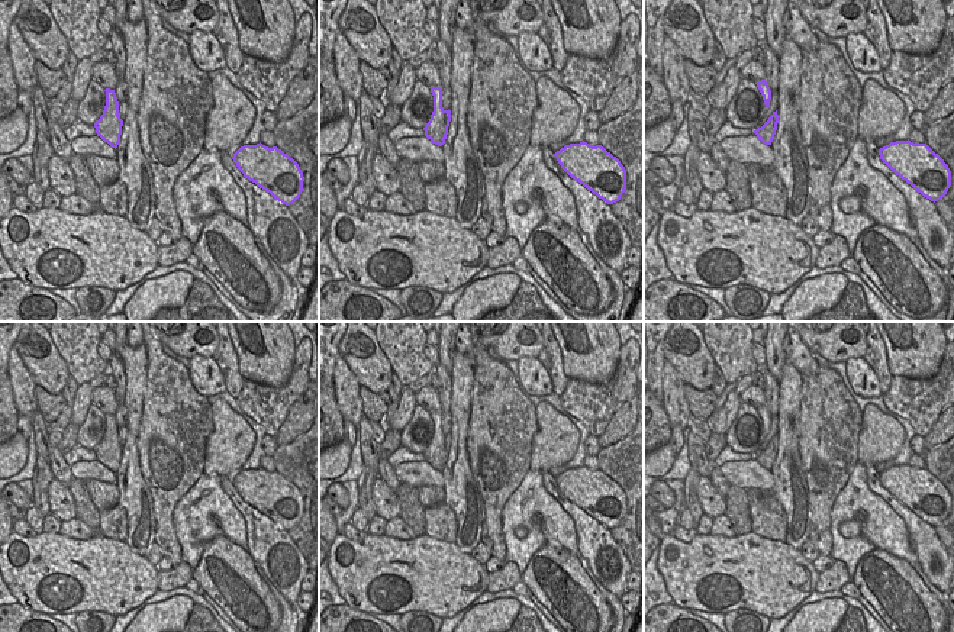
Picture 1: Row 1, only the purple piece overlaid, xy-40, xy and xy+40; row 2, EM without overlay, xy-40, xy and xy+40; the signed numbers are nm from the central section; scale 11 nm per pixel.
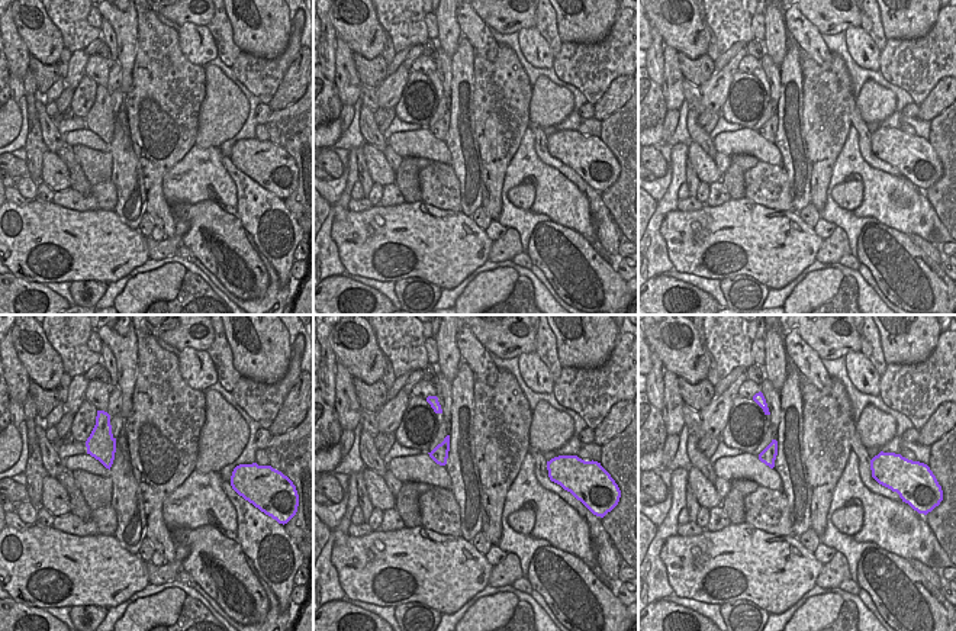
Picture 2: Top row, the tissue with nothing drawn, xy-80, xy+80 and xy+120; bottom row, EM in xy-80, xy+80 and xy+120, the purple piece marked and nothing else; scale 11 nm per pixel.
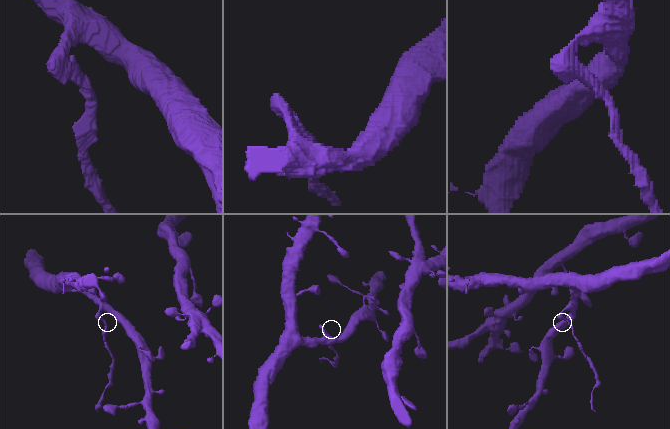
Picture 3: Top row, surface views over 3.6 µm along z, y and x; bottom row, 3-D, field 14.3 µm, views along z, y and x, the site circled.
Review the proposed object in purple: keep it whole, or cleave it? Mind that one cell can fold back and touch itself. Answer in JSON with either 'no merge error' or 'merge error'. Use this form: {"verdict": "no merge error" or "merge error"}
{"verdict": "merge error"}

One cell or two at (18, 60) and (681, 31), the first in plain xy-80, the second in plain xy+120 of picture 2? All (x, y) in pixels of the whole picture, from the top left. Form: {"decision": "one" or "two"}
{"decision": "two"}

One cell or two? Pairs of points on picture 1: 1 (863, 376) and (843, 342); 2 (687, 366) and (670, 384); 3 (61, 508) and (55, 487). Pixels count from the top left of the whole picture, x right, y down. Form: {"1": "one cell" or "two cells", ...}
{"1": "two cells", "2": "two cells", "3": "one cell"}

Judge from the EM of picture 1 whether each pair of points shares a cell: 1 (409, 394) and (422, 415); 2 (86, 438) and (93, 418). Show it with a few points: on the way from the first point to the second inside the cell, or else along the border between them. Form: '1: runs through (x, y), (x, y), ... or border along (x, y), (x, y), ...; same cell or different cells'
1: border along (416, 405), (411, 421), (400, 431); different cells
2: runs through (89, 434), (93, 422); same cell

